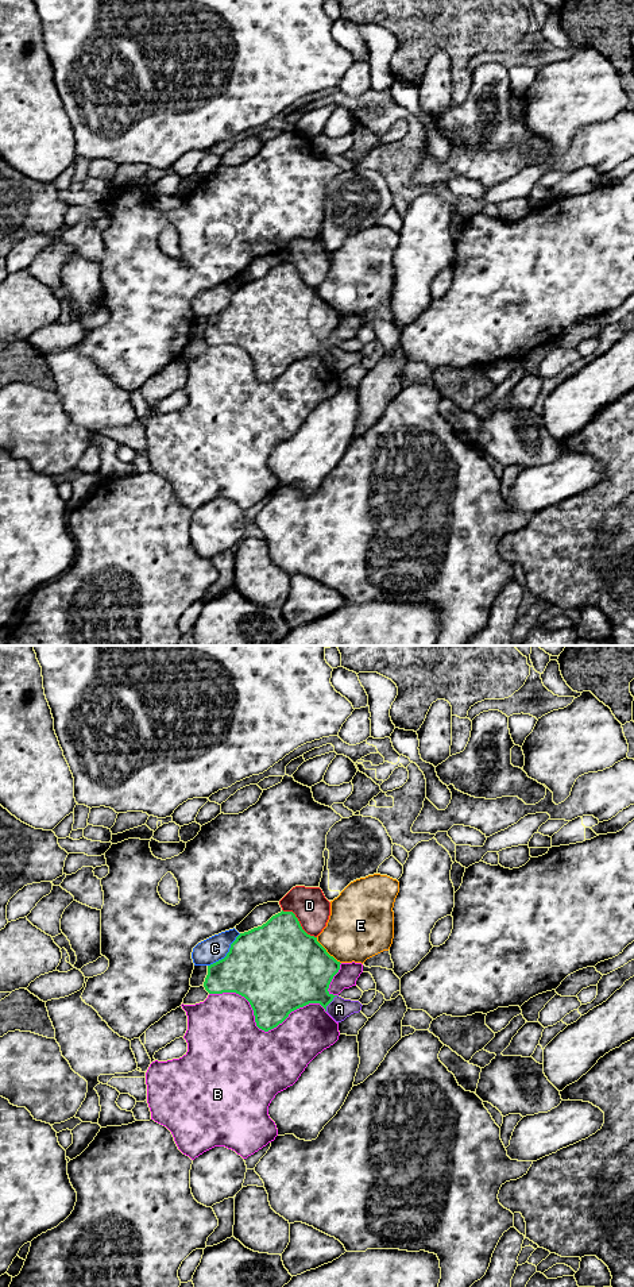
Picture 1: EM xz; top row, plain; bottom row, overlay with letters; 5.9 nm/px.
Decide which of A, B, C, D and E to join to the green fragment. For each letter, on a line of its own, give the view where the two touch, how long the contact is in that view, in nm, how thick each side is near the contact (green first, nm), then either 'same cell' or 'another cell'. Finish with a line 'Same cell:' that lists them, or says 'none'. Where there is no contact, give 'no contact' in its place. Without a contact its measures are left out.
A: meets green in xz; contact 120 nm long; 380 nm thick on the green side, 140 nm on the other; same cell
B: meets green in xz; contact 700 nm long; 340 nm thick on the green side, 480 nm on the other; another cell
C: meets green in xz; contact 280 nm long; 460 nm thick on the green side, 150 nm on the other; another cell
D: meets green in xz; contact 260 nm long; 460 nm thick on the green side, 200 nm on the other; another cell
E: meets green in xz; contact 220 nm long; 480 nm thick on the green side, 380 nm on the other; another cell
Same cell: A

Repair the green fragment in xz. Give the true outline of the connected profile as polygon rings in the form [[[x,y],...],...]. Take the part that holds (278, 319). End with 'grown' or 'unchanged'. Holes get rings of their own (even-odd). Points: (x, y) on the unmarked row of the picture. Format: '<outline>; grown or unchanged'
[[[282,262],[262,278],[240,285],[227,308],[208,317],[204,339],[209,346],[236,344],[244,348],[254,362],[256,378],[264,384],[277,379],[291,363],[309,355],[320,355],[336,374],[341,374],[359,365],[363,357],[328,343],[340,316],[317,289],[302,281],[293,263]]]; grown

